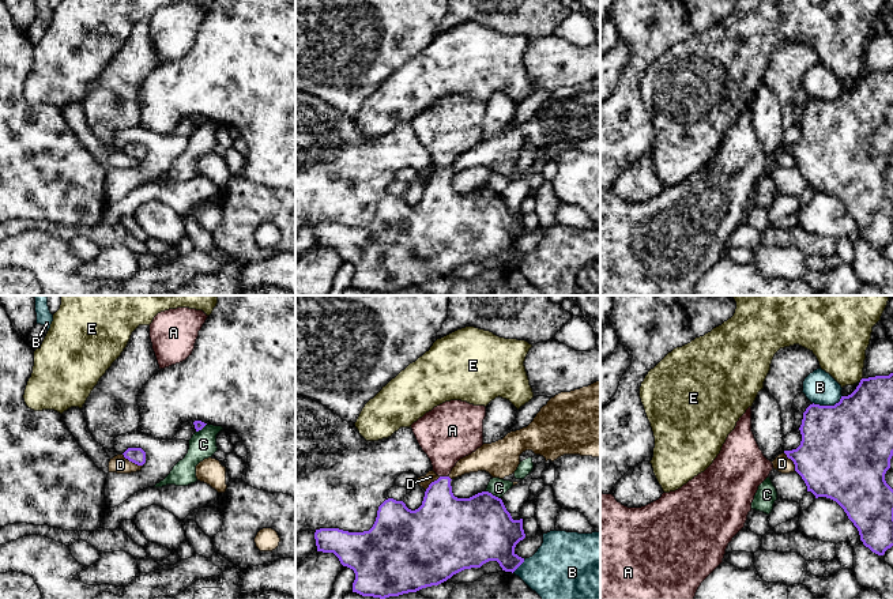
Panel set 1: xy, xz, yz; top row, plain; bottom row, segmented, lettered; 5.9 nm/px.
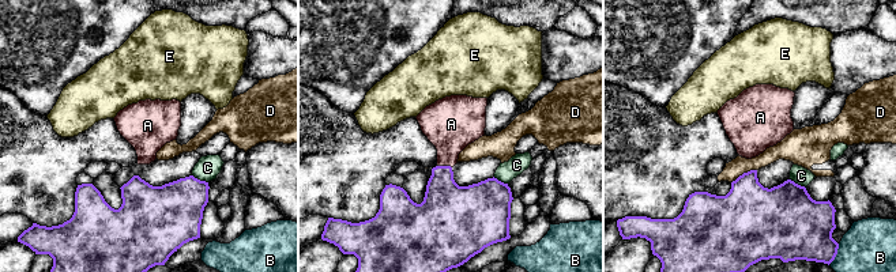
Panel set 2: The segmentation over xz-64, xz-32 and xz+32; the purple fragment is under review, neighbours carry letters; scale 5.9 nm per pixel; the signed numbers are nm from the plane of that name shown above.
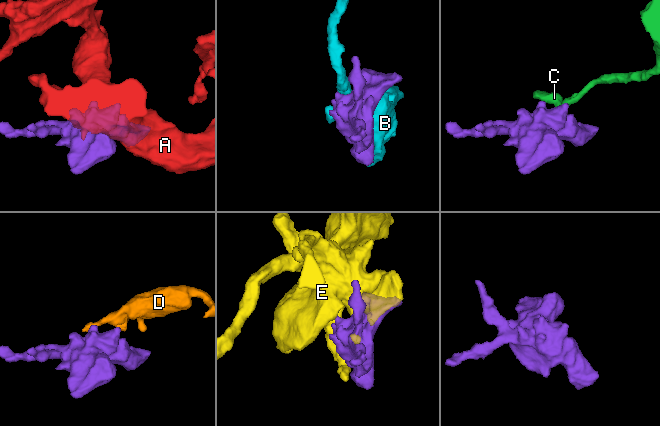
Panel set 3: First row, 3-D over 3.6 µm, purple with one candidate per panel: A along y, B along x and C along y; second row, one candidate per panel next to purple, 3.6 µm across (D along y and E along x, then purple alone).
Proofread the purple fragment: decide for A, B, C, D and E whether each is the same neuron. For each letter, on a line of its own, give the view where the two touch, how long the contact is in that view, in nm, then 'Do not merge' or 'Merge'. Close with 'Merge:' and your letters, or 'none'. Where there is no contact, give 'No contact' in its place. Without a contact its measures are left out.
A: Touches purple in xz. Shared border 60 nm. Merge
B: Touches purple in yz. Shared border 180 nm. Do not merge
C: Touches purple in xz. Shared border 100 nm. Do not merge
D: Touches purple in xy. Shared border 140 nm. Do not merge
E: No contact. Do not merge
Merge: A

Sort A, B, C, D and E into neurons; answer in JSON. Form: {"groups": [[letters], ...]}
{"groups": [["A"], ["B"], ["C"], ["D"], ["E"]]}

